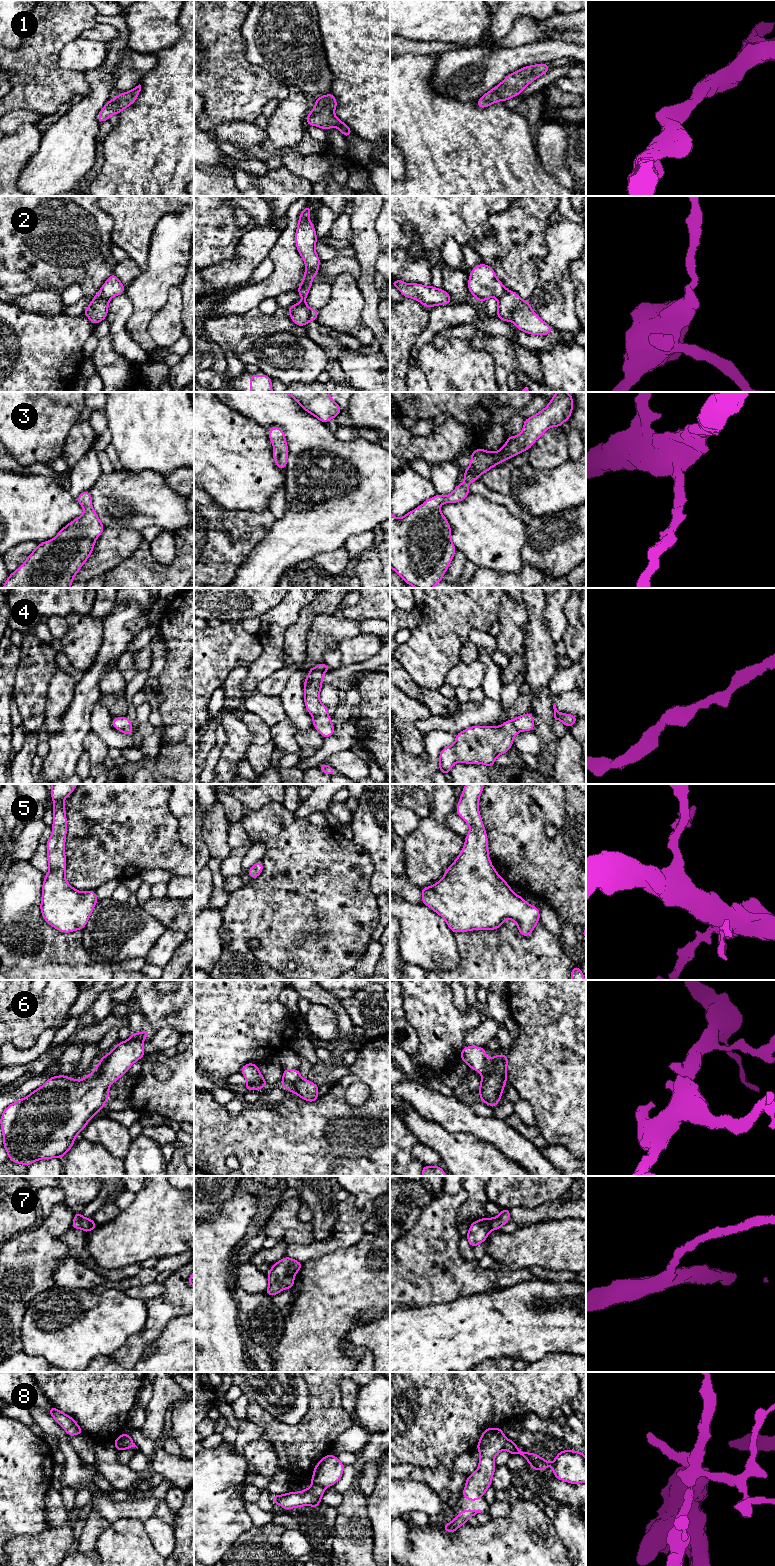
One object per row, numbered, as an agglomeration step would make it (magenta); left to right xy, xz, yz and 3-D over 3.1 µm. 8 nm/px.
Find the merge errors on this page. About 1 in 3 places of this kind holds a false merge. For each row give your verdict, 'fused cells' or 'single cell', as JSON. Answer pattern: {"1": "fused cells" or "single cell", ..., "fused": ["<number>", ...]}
{"1": "single cell", "2": "fused cells", "3": "single cell", "4": "single cell", "5": "single cell", "6": "single cell", "7": "single cell", "8": "fused cells", "fused": ["2", "8"]}

